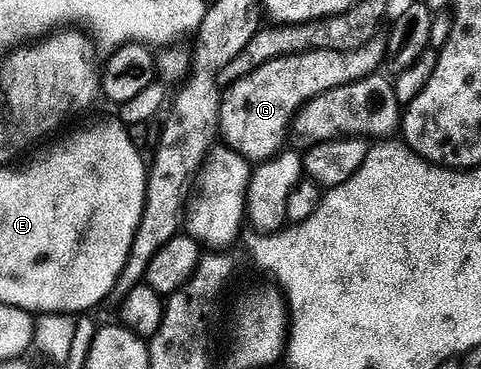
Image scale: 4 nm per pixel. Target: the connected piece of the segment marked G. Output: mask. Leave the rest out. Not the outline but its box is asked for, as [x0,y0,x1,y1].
[220,41,387,165]

